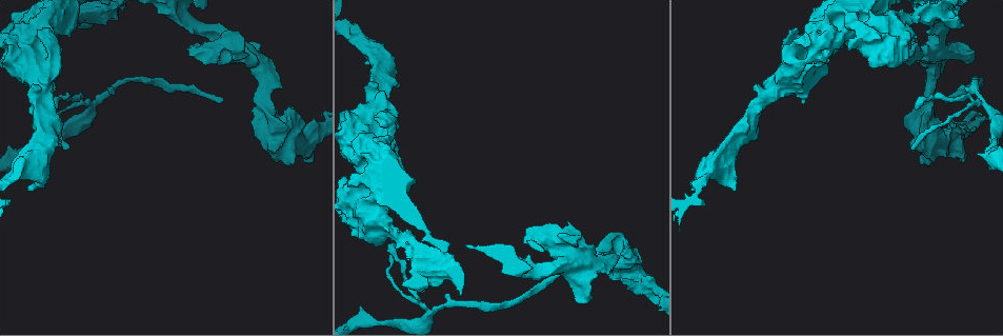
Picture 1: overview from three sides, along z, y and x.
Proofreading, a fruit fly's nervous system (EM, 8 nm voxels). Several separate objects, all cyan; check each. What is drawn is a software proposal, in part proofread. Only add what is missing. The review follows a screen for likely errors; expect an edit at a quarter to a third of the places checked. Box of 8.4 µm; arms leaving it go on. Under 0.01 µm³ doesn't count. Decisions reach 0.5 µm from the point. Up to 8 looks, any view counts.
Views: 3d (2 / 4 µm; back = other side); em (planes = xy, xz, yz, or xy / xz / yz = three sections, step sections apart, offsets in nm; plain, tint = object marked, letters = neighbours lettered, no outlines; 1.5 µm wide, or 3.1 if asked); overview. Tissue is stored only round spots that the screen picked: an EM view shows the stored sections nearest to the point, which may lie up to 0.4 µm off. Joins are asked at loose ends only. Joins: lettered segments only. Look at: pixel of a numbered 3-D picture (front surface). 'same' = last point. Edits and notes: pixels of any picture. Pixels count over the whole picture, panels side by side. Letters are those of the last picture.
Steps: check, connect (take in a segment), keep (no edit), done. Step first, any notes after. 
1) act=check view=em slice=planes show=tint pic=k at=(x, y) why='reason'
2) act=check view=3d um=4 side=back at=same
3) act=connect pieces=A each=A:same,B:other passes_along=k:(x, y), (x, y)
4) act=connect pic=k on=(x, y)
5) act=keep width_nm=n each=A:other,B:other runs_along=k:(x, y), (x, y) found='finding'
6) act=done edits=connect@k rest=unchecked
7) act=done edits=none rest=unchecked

act=check view=3d um=4 pic=1 at=(956, 16) why='branch stops here'

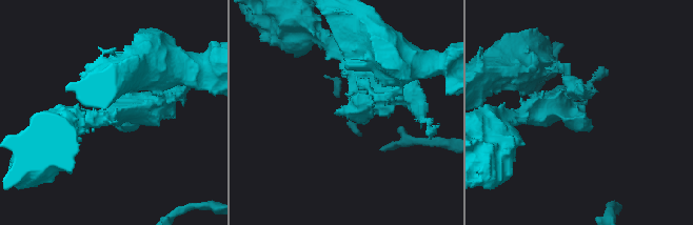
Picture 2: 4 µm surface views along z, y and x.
act=check view=em slice=planes show=letters pic=2 at=(583, 115) why='now the EM'

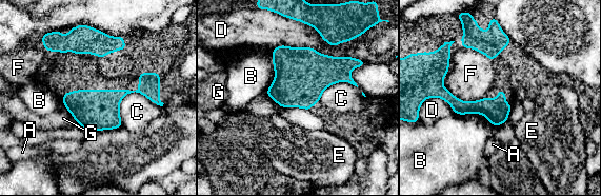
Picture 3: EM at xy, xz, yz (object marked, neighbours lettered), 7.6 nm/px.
act=keep longest_contact=D:700nm each=A:other,B:other,C:other,D:other,E:other,F:other,G:other runs_along=3:(439, 87), (459, 106), (505, 118) found='no lettered segment goes on from it'

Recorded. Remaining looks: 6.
act=check view=em slice=yz step=4 show=letters pic=1 at=(29, 189) why='an open end'

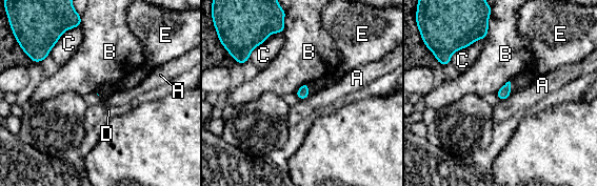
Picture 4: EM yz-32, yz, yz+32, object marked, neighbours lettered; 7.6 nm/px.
act=keep each=A:other,B:other,C:other,D:other,E:other border=4:(511, 94), (500, 101) found='none of them fits'

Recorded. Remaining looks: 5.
act=check view=em slice=planes show=tint pic=1 at=(292, 162)

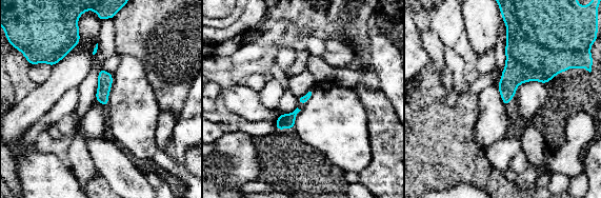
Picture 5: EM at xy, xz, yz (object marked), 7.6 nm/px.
act=check view=em slice=planes show=letters at=same

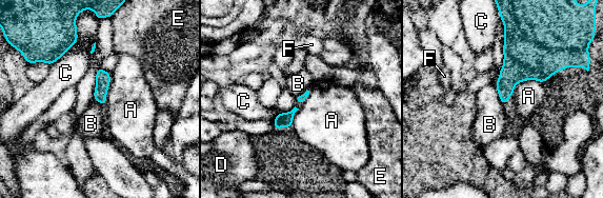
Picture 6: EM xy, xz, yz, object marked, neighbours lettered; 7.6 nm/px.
act=keep each=A:other,B:other,C:other,D:other,E:other,F:other border=6:(495, 85), (503, 105) found='no lettered segment goes on from it'

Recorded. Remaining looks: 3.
act=done edits=none rest=unchecked

